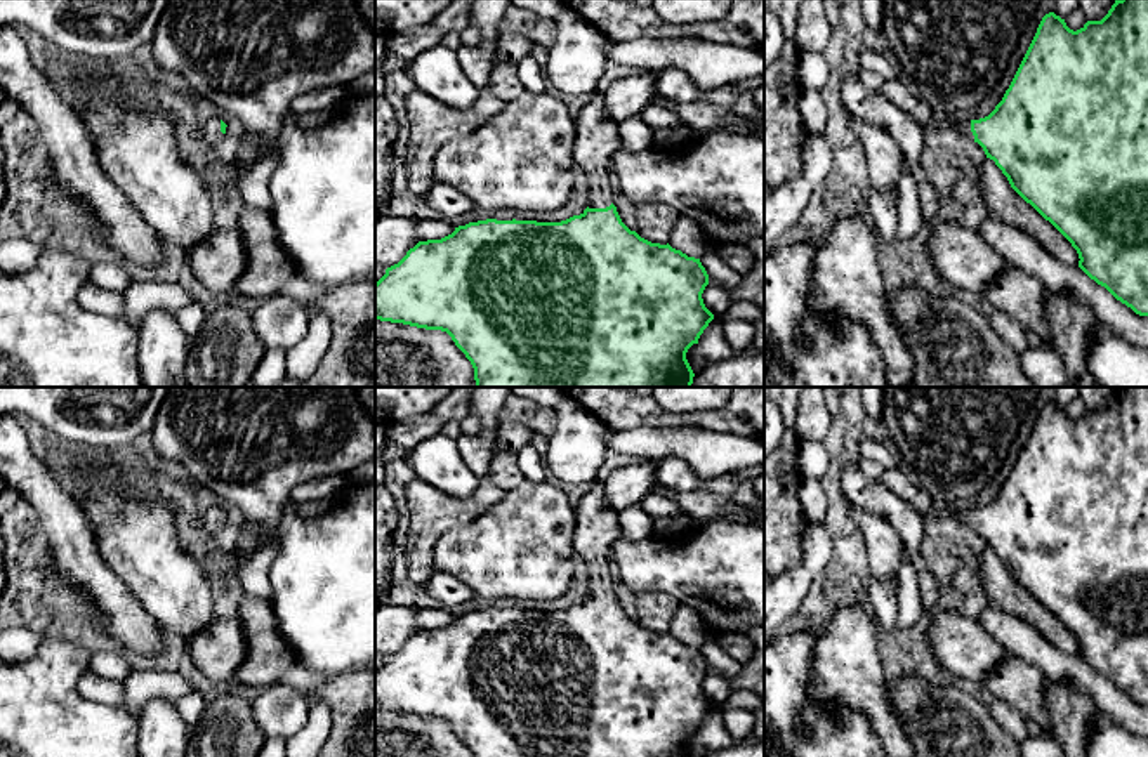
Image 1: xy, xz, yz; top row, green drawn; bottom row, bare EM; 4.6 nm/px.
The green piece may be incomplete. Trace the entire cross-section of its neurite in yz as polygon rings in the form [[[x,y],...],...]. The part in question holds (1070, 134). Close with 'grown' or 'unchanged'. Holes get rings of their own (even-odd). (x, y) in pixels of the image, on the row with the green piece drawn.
[[[1115,0],[1101,21],[1087,21],[1077,31],[1054,12],[1046,14],[995,109],[980,120],[971,120],[967,115],[957,116],[955,132],[978,142],[986,158],[993,160],[1007,177],[1011,188],[1072,243],[1080,259],[1079,267],[1136,314],[1148,316],[1148,0]]]; grown

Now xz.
[[[597,90],[580,108],[575,120],[573,160],[587,175],[582,189],[587,208],[561,222],[486,219],[459,226],[441,240],[419,241],[375,283],[375,319],[446,332],[471,361],[476,387],[691,387],[695,373],[686,352],[693,344],[698,344],[700,335],[714,319],[702,299],[709,274],[700,259],[688,257],[669,243],[651,243],[622,222],[613,205],[613,191],[608,186],[610,163],[620,146],[618,125],[606,115],[604,94]]]; grown

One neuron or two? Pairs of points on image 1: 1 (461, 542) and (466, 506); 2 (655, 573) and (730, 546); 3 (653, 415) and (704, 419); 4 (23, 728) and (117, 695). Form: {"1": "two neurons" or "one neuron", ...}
{"1": "two neurons", "2": "one neuron", "3": "one neuron", "4": "two neurons"}

